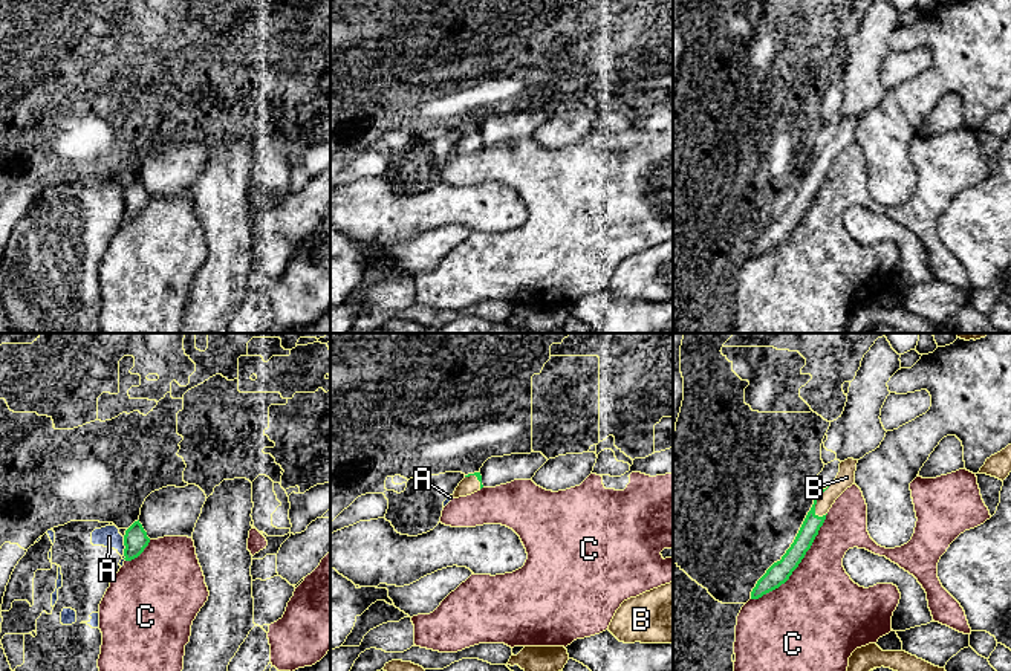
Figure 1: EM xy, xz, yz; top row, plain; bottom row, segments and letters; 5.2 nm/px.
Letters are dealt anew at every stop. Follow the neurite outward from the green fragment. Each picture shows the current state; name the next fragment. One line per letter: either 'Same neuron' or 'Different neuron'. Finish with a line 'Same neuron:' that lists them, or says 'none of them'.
A: Different neuron
B: Same neuron
C: Different neuron
Same neuron: B

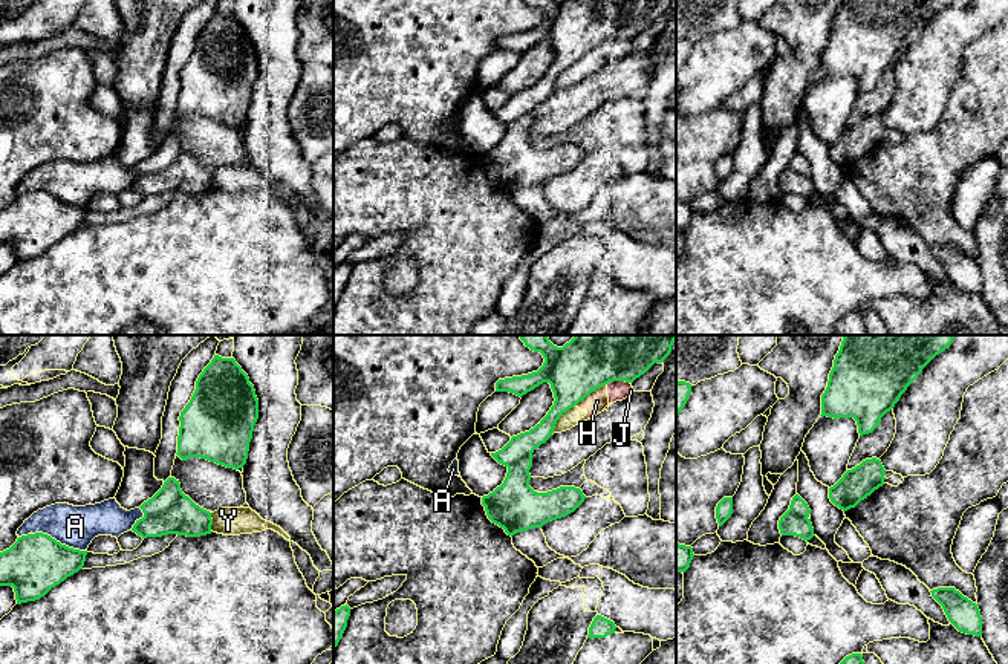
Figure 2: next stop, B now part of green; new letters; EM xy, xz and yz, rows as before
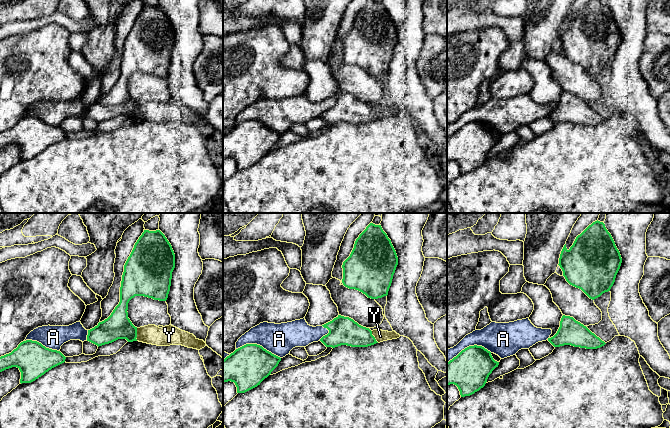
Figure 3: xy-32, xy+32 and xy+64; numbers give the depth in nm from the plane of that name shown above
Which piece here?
A: Same neuron
H: Different neuron
J: Different neuron
Y: Different neuron
Same neuron: A

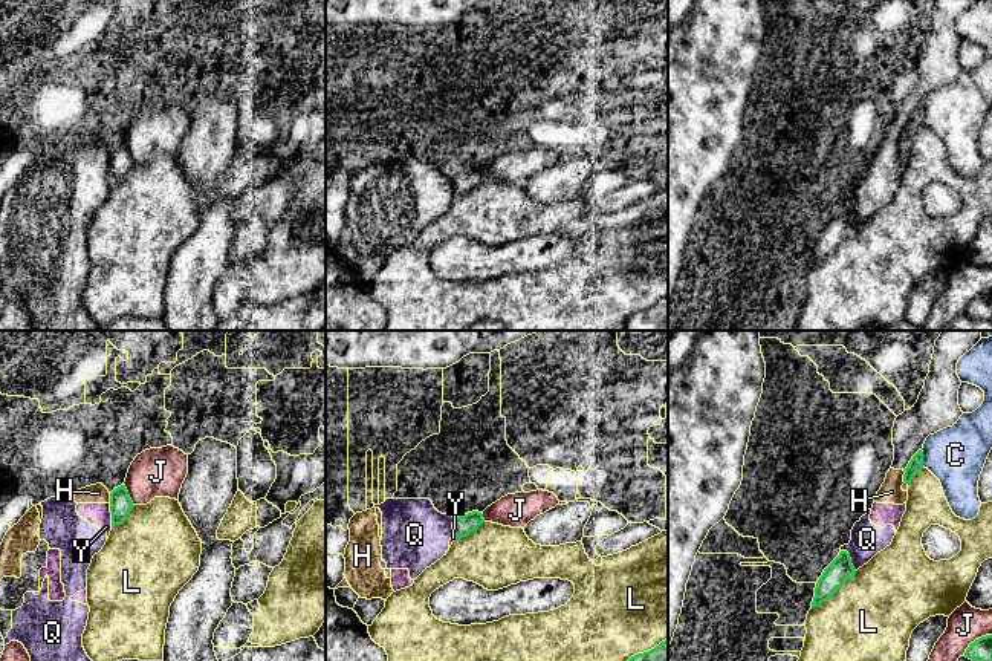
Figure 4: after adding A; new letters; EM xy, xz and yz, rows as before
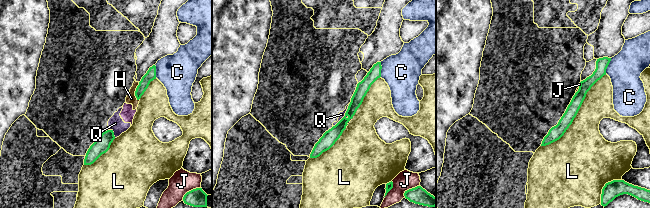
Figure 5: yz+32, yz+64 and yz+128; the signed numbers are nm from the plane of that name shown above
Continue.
C: Different neuron
H: Different neuron
J: Different neuron
L: Different neuron
Q: Different neuron
Y: Different neuron
Same neuron: none of them

